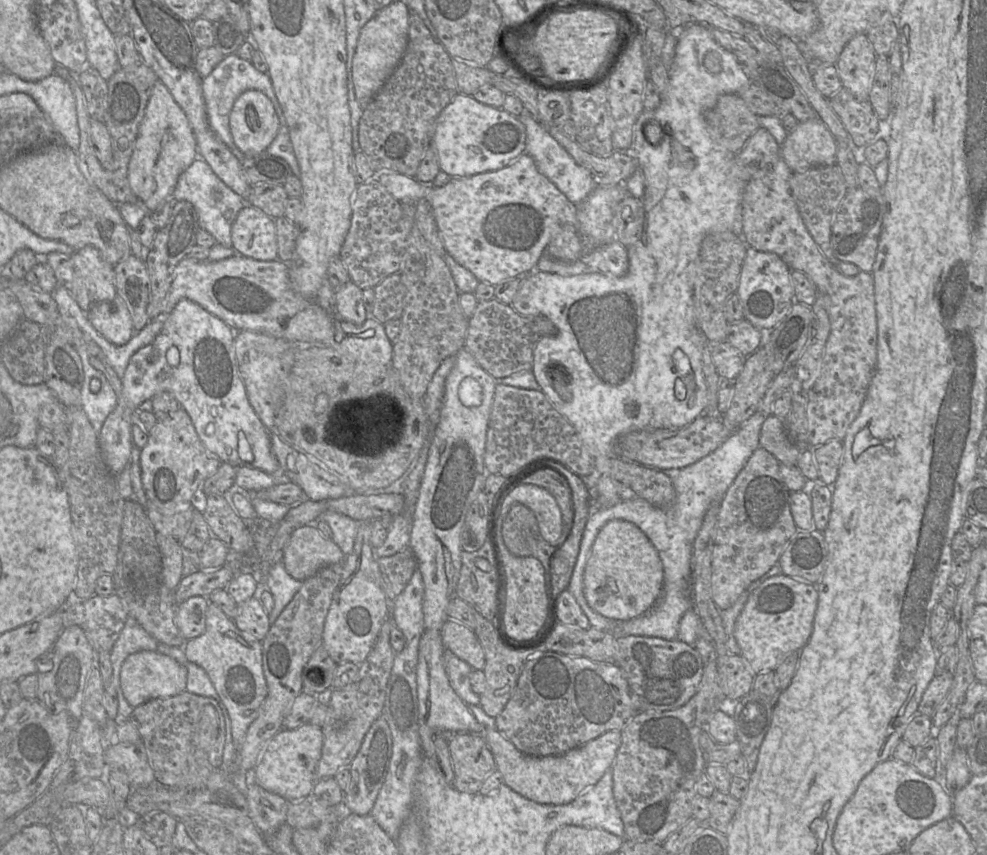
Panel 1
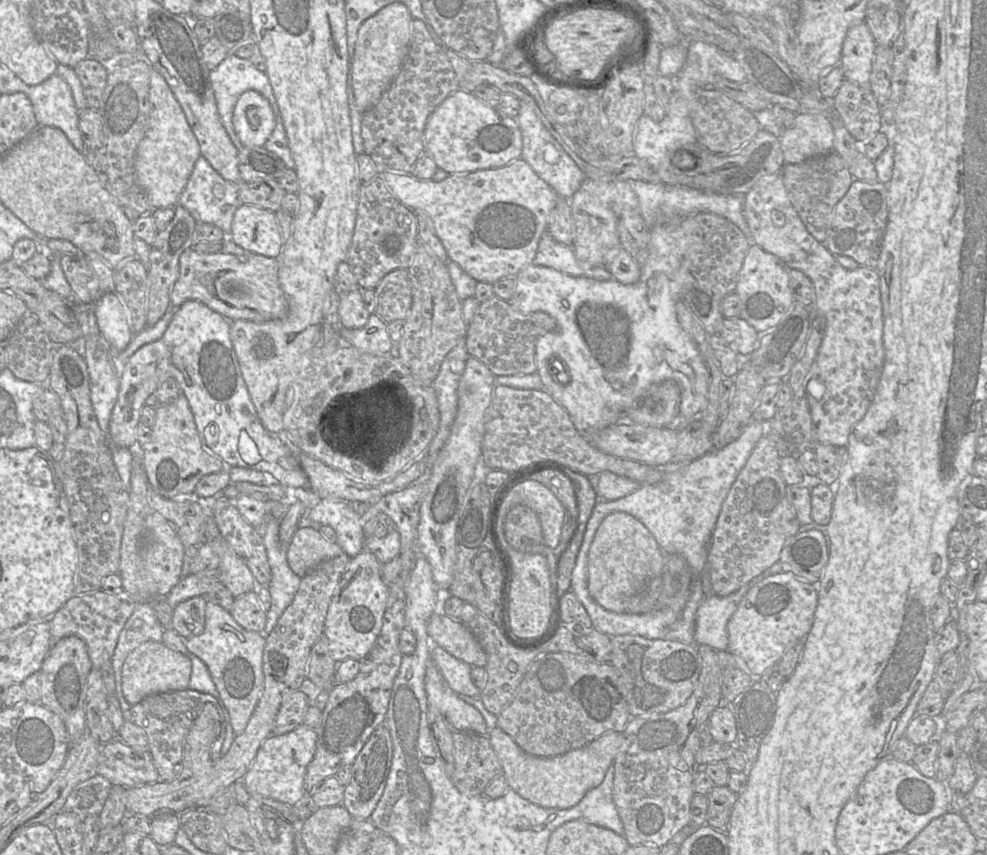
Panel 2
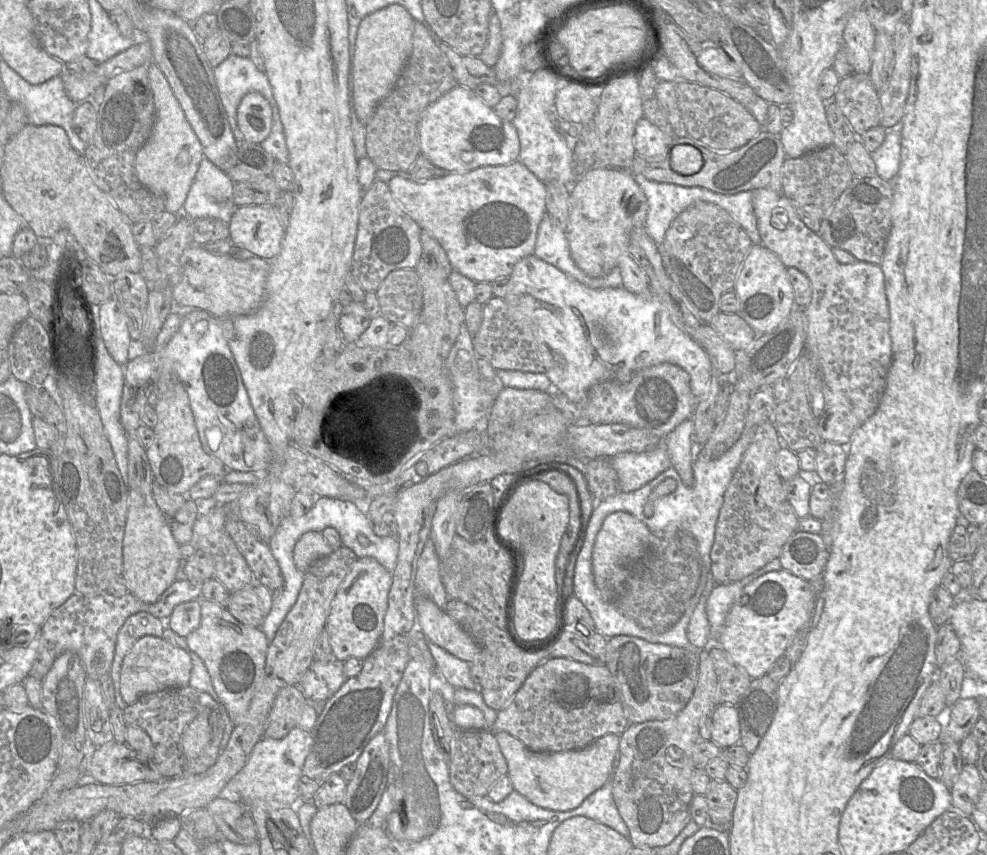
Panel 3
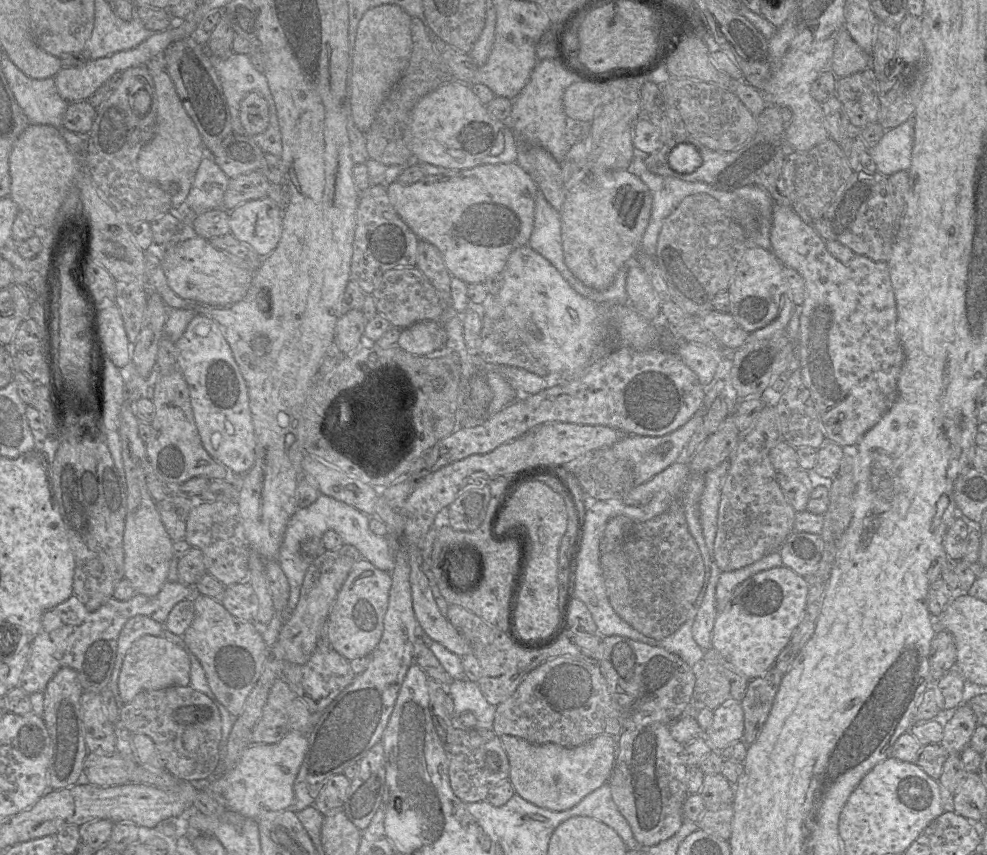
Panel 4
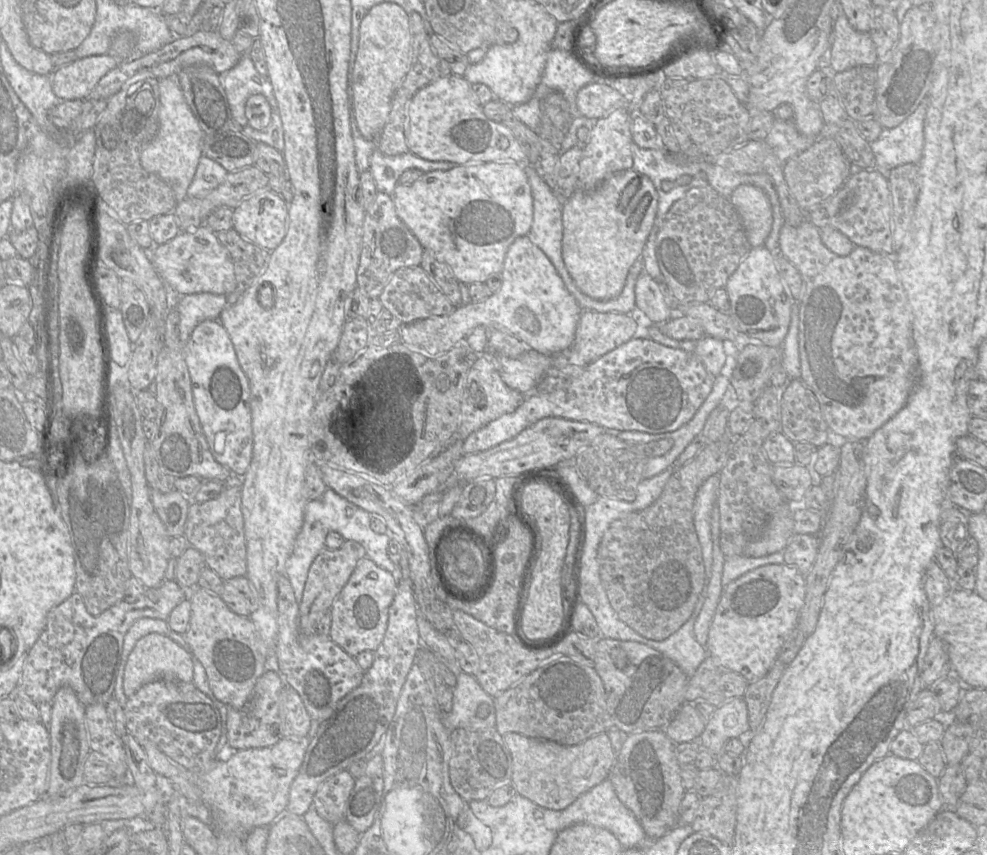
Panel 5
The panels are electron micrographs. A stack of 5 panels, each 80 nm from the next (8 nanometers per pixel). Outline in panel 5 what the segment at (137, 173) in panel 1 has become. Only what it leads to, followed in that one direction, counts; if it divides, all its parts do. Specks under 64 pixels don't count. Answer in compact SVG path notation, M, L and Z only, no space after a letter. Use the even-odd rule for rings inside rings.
M175 77L158 80L159 116L158 130L152 141L140 155L142 167L168 183L178 202L187 197L187 190L194 178L202 153L203 131L185 101L182 90Z

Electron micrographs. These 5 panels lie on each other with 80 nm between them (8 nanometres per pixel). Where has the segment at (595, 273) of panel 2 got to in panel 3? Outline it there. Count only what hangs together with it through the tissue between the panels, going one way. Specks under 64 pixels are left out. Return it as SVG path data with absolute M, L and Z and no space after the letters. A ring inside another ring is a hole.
M547 215L538 227L534 255L587 287L594 289L622 287L622 277L618 267L596 278L581 271L571 257L566 232L562 231Z

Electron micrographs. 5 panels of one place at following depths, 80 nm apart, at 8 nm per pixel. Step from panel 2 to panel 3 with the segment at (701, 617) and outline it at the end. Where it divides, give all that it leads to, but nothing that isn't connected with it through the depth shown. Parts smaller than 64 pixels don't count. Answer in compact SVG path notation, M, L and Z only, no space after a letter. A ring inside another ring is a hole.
M776 558L761 569L739 581L727 585L717 584L715 586L706 604L706 614L710 625L710 637L712 640L711 645L717 643L717 638L722 630L725 618L741 590L757 578L781 569L780 559Z

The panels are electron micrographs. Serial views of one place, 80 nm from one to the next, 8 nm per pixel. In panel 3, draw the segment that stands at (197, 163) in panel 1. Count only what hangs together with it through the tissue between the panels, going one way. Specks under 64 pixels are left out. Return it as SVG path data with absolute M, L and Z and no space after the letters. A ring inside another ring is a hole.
M203 157L182 213L191 220L213 217L229 224L236 209L233 180L208 158Z

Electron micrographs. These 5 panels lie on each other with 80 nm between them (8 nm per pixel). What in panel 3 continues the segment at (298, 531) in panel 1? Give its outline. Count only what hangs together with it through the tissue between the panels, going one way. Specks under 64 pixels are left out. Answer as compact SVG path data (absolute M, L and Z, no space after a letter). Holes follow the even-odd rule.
M306 532L295 544L293 550L294 564L299 571L305 573L317 559L328 556L334 550L321 532Z

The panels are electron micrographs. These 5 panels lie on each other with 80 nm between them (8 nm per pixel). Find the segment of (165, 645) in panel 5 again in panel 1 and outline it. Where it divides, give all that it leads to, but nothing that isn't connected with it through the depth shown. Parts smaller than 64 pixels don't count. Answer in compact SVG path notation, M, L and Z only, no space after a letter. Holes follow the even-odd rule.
M154 651L129 655L120 670L120 685L127 702L133 707L155 698L171 697L186 690L187 669L175 659Z

